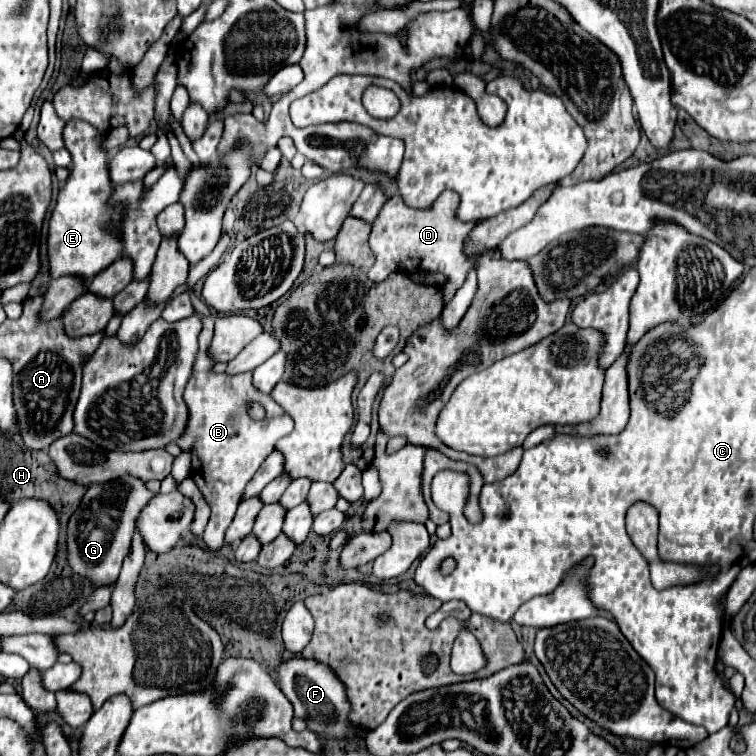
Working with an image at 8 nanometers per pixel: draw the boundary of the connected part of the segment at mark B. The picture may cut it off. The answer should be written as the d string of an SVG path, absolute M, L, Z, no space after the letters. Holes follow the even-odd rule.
M197 311L195 315L199 315L203 321L203 331L199 335L197 363L183 393L183 399L189 407L189 423L185 427L185 435L177 439L177 445L181 451L193 453L189 477L197 483L199 491L211 507L211 519L205 527L203 541L211 551L219 551L223 547L225 529L237 511L247 481L273 451L275 443L293 431L293 419L289 419L289 415L281 411L281 407L269 395L253 389L251 373L211 373L213 363L205 353L213 337L213 317L203 317ZM249 403L263 405L265 417L261 421L251 419Z

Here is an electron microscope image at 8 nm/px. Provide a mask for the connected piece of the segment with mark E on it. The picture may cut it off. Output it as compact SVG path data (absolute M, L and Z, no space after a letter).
M71 119L65 123L63 141L65 149L71 153L71 167L49 219L47 257L51 279L73 275L83 283L89 283L121 253L117 233L109 229L119 221L119 215L113 215L113 209L107 205L111 197L111 181L107 171L107 153L101 149L103 139L105 135L99 135L97 129L81 119Z

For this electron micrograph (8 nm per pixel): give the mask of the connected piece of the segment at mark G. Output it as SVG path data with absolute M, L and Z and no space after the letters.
M123 475L121 479L87 487L81 505L71 515L67 525L67 563L71 571L83 579L89 579L95 587L113 585L125 555L131 549L135 519L151 497L153 491L145 487L145 481L133 475Z

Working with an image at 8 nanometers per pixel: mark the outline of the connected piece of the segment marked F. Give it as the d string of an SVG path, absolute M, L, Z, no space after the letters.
M293 657L289 661L283 661L281 667L277 669L277 683L285 697L291 701L295 707L295 715L305 719L307 727L315 733L329 733L335 739L341 737L353 737L349 731L353 725L347 721L347 715L351 711L347 695L345 695L345 685L325 667L323 663L317 663L313 659L303 659L303 657Z

